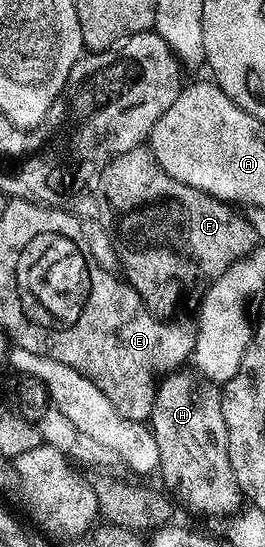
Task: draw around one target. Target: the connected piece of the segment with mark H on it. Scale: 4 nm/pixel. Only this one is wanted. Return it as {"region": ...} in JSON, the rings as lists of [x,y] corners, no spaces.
{"region":[[[179,368],[171,372],[158,383],[154,391],[155,407],[149,419],[151,431],[159,446],[159,469],[163,474],[163,482],[169,489],[175,490],[179,486],[179,494],[187,501],[187,506],[195,510],[203,506],[207,514],[223,514],[231,516],[244,505],[245,499],[237,480],[233,476],[233,464],[229,464],[229,448],[227,447],[227,429],[225,416],[221,412],[223,395],[220,387],[198,372],[187,368]]]}

